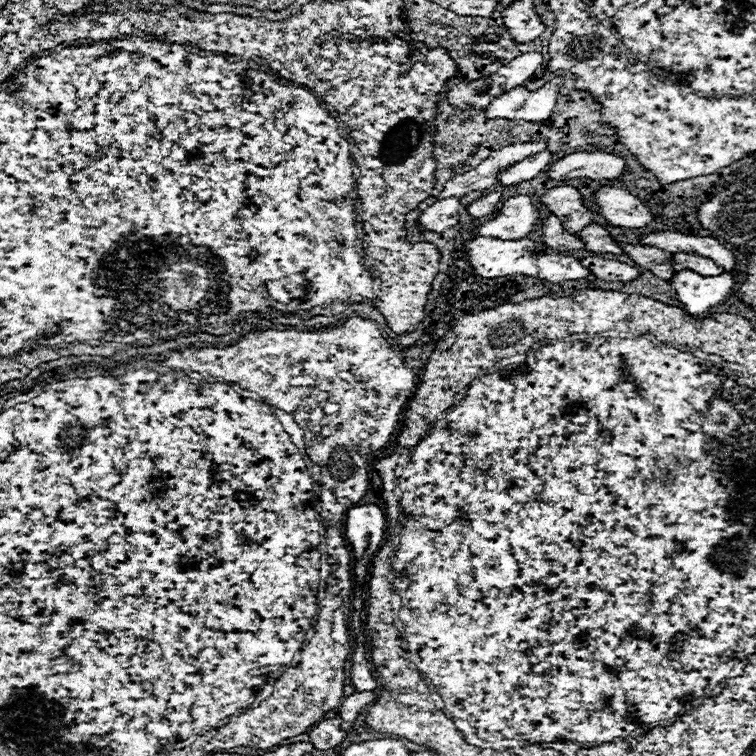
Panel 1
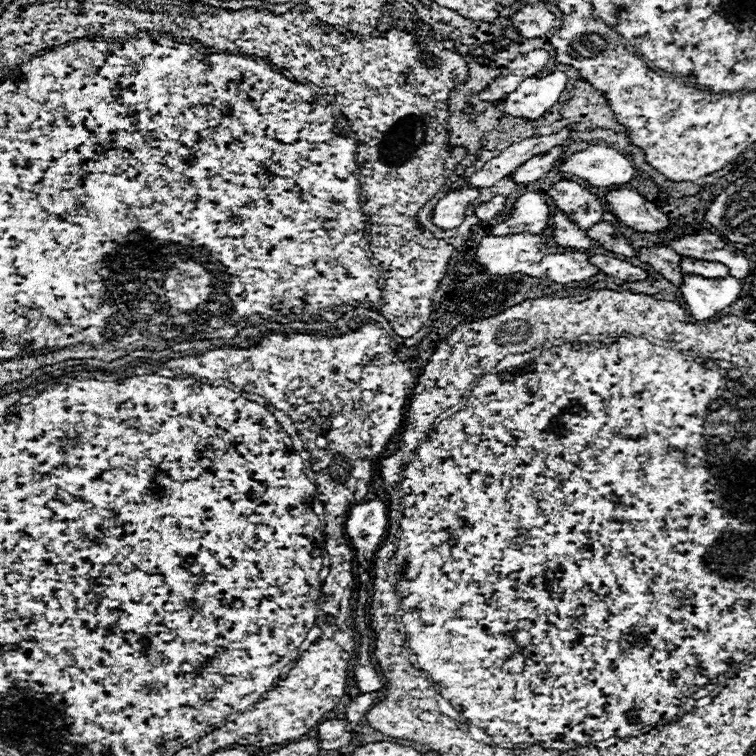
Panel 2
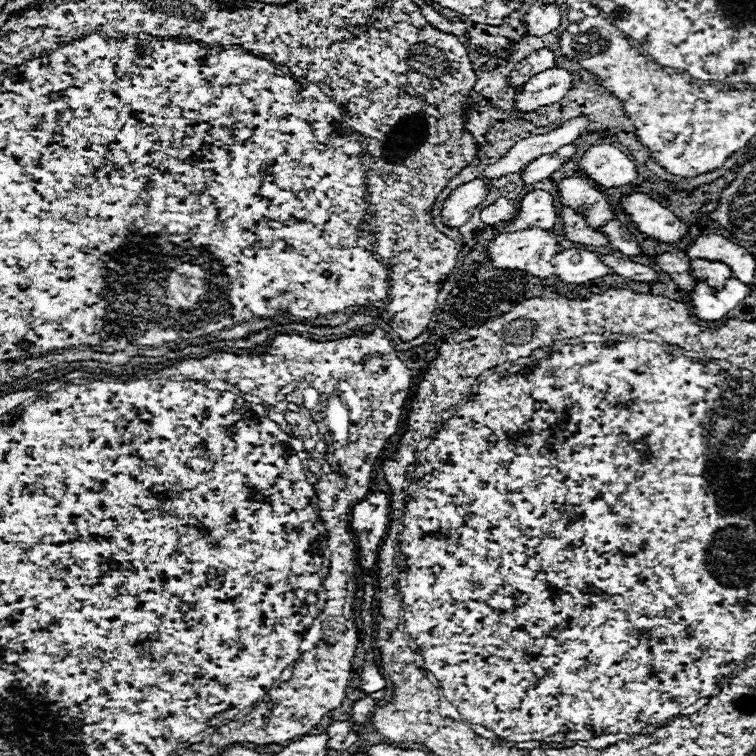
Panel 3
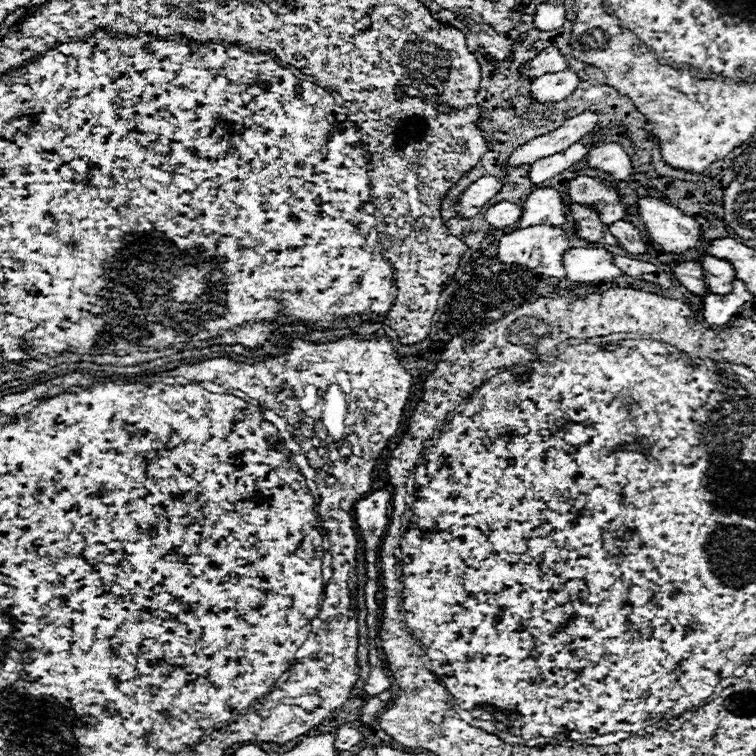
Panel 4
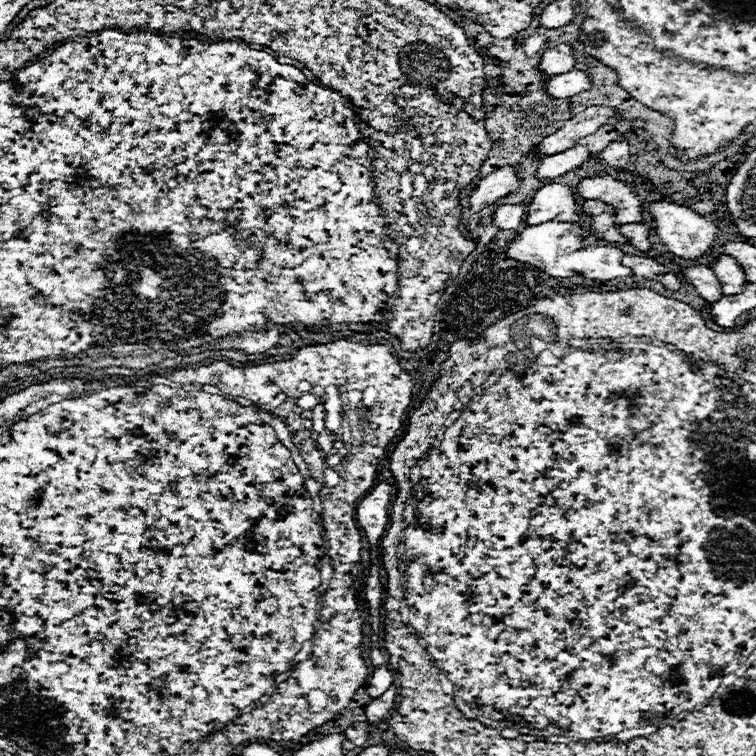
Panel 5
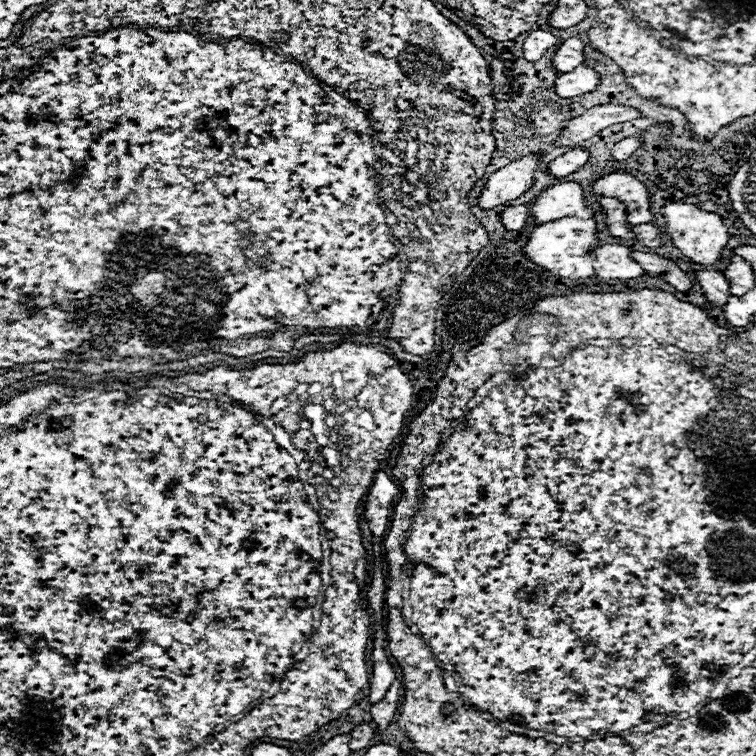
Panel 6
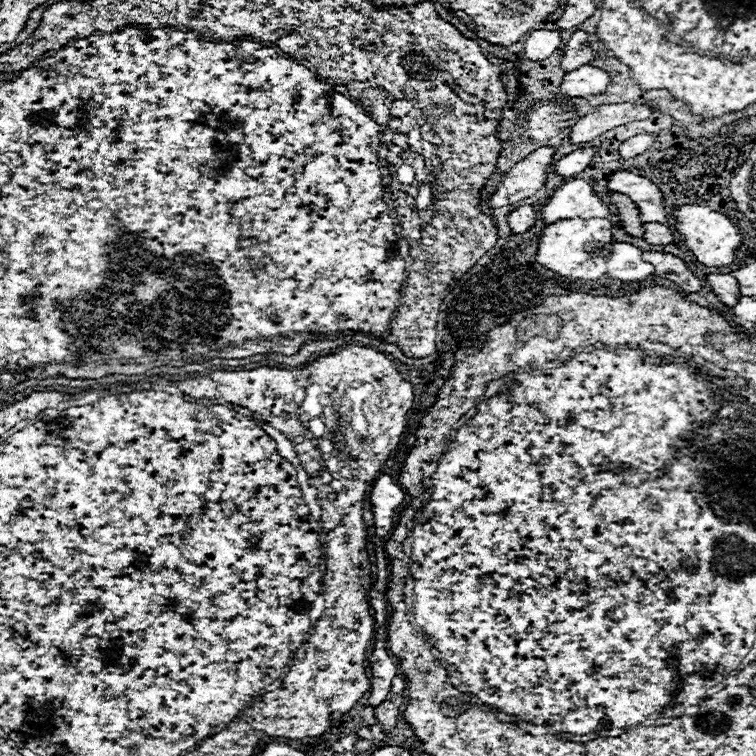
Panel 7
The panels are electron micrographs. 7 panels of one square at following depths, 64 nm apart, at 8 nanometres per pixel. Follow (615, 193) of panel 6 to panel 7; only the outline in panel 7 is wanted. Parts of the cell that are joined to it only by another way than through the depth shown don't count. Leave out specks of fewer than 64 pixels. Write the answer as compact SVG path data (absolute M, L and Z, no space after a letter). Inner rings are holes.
M616 172L608 188L612 192L628 194L636 204L640 204L640 218L646 222L668 222L670 210L664 206L664 192L648 178L632 172Z

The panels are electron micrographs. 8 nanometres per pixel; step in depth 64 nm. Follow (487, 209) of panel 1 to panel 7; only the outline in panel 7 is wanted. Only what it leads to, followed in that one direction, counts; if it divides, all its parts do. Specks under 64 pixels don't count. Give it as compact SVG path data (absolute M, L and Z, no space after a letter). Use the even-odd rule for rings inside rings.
M520 206L514 212L510 212L508 224L510 224L514 234L524 234L524 232L528 232L536 224L538 216L540 214L538 214L538 210L534 206Z

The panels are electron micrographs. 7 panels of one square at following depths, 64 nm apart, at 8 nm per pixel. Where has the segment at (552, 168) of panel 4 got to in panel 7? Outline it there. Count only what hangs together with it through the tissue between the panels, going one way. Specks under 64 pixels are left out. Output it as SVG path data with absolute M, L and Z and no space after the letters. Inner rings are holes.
M578 148L572 154L560 158L554 164L554 170L564 178L572 178L574 174L580 174L582 170L586 170L592 164L592 158L596 152L598 148Z

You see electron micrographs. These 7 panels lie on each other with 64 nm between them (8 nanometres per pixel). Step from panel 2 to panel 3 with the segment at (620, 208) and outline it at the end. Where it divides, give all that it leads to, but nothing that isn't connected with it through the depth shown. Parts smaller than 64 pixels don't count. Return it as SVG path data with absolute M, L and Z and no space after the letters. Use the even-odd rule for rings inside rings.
M630 194L620 202L620 206L634 226L648 238L678 246L688 234L688 224L684 220L646 194Z

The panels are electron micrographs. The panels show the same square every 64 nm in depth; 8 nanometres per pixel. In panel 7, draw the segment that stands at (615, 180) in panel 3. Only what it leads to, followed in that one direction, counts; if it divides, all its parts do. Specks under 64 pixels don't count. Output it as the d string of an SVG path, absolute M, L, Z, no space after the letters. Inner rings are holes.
M656 134L632 136L632 138L628 138L628 140L622 142L622 146L620 146L620 156L622 156L624 160L634 158L634 156L640 156L640 154L644 154L644 152L654 144L654 140L656 140Z

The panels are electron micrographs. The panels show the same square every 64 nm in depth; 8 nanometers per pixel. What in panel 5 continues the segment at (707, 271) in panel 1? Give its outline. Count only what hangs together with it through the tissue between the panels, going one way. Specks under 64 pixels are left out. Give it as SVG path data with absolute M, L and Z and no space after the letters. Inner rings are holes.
M720 256L712 262L712 270L716 272L720 284L724 284L724 294L736 294L742 292L746 282L746 276L742 272L742 266L732 256Z

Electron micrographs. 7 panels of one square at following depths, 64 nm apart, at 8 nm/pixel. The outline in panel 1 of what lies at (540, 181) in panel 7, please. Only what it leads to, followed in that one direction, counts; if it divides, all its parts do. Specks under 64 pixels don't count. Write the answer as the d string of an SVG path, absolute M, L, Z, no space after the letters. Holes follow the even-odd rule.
M444 198L428 206L420 216L420 226L424 230L432 230L442 234L444 230L456 226L460 220L460 198Z

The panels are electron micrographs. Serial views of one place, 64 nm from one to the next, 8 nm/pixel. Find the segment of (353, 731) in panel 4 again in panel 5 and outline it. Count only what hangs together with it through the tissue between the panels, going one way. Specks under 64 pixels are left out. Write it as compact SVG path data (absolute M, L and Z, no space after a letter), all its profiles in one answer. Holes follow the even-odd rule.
M360 722L358 726L350 726L344 734L346 734L346 742L344 742L346 750L360 748L370 738L370 734L368 734L368 722Z

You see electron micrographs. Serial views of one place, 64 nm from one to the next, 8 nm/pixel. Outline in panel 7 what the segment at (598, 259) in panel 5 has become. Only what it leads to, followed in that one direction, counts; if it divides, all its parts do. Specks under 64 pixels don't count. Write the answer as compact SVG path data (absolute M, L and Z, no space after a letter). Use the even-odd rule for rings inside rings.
M614 242L610 246L610 258L606 262L606 276L616 280L644 280L654 274L654 266L642 260L642 250L628 242Z

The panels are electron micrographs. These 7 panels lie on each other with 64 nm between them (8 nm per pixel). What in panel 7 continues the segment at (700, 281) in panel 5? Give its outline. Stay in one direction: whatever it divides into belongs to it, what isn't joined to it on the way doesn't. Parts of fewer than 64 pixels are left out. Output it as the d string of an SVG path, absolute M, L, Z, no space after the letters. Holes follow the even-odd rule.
M708 274L706 280L726 306L732 308L732 304L736 304L740 300L738 284L736 284L736 278L732 274Z

